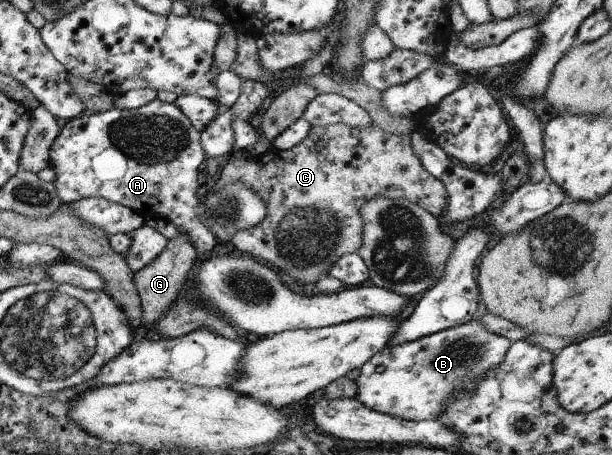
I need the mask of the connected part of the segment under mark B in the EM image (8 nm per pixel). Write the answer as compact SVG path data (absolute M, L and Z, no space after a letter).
M473 319L466 324L447 328L420 340L388 346L362 366L356 380L356 400L366 408L400 420L439 420L455 394L477 388L485 372L497 368L512 346L511 340L493 332Z

